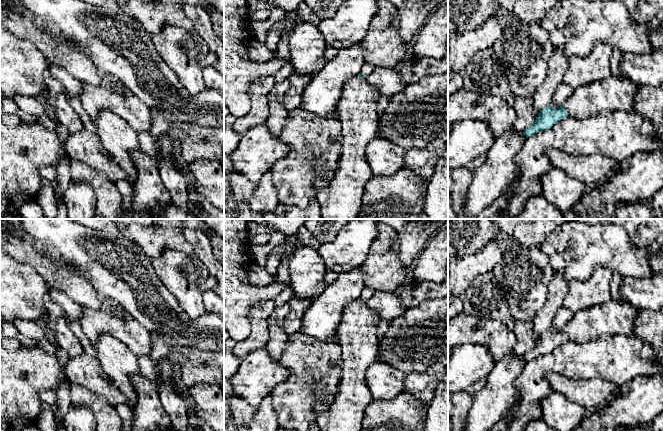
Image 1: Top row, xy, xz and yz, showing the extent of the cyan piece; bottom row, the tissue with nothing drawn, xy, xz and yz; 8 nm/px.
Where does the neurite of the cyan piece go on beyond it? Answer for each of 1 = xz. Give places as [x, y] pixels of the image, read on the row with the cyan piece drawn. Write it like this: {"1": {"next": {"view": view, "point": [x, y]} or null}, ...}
{"1": {"next": {"view": "xz", "point": [383, 48]}}}

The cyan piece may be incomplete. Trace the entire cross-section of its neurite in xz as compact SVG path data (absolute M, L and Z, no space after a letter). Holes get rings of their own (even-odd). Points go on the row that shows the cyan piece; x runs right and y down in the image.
M378 0L378 11L374 15L365 37L359 42L365 49L365 64L363 65L359 77L367 78L376 67L395 68L408 55L408 43L399 38L400 19L398 8L386 0Z

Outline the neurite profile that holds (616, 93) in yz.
M611 76L604 81L575 89L563 106L568 116L576 119L609 111L628 112L633 109L638 88L628 77Z

